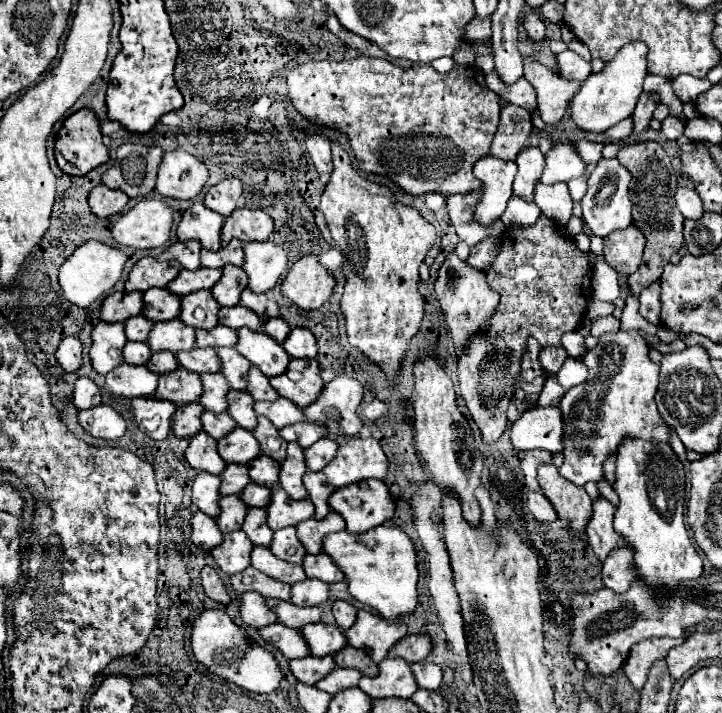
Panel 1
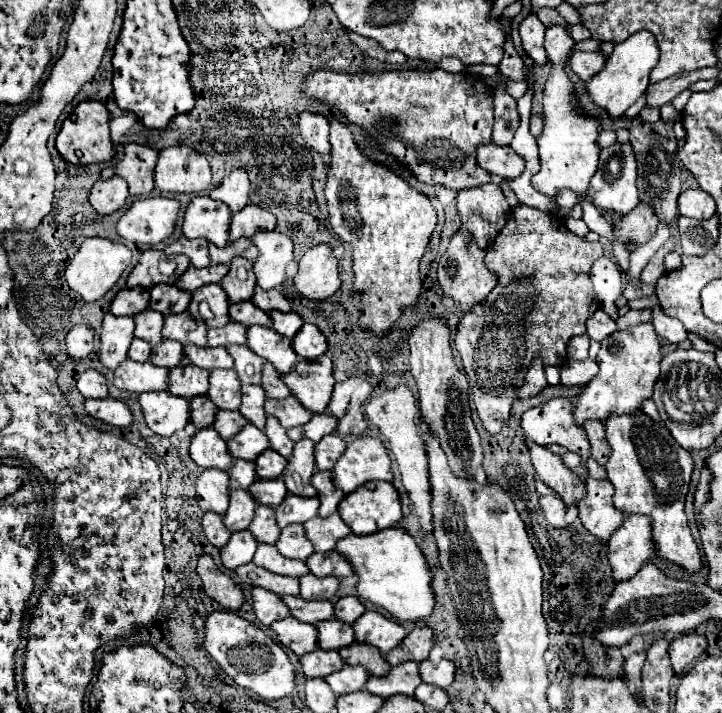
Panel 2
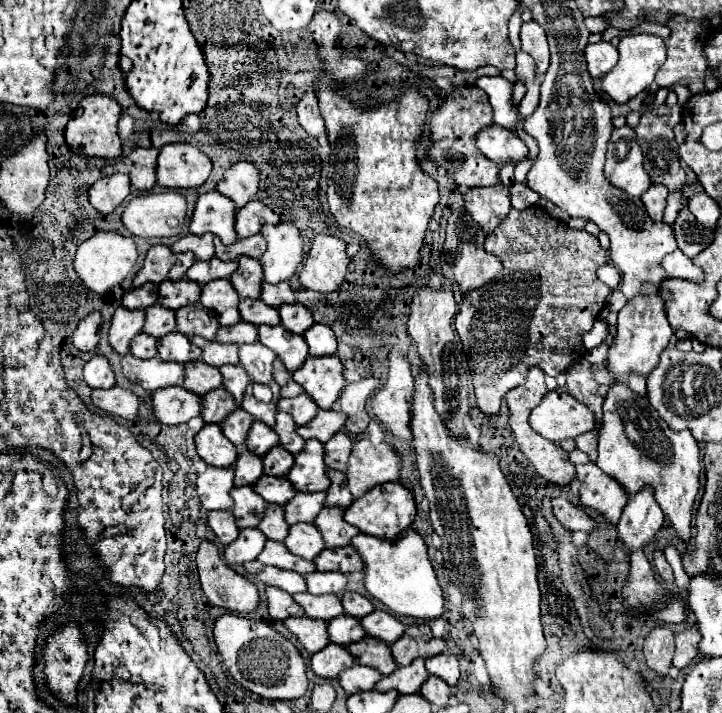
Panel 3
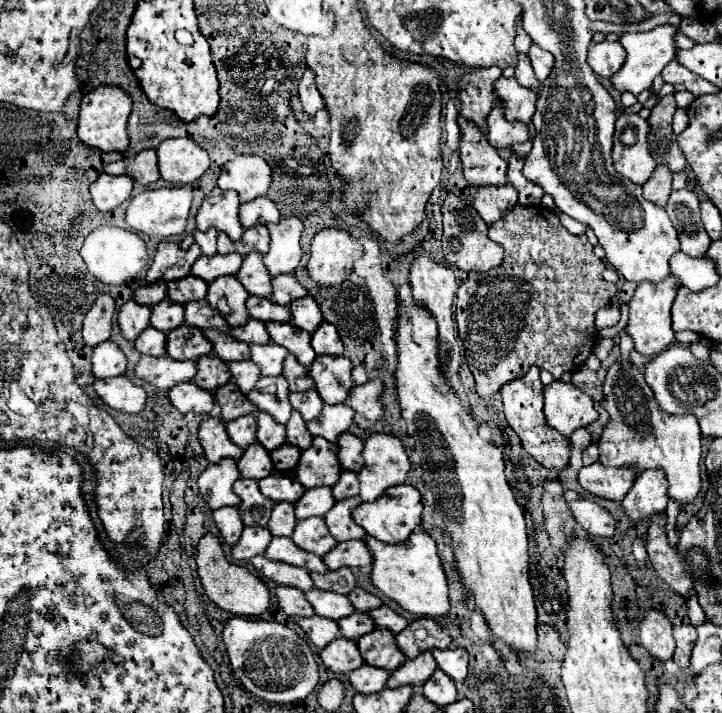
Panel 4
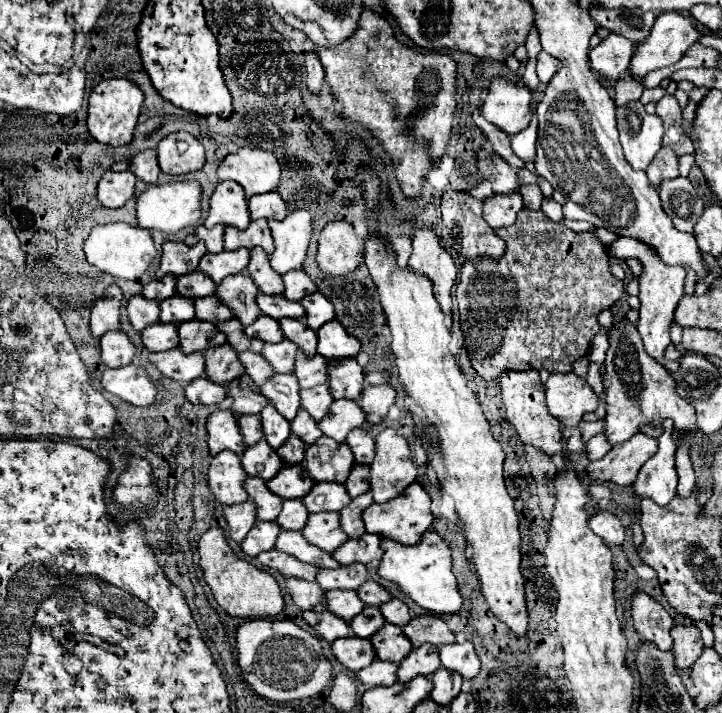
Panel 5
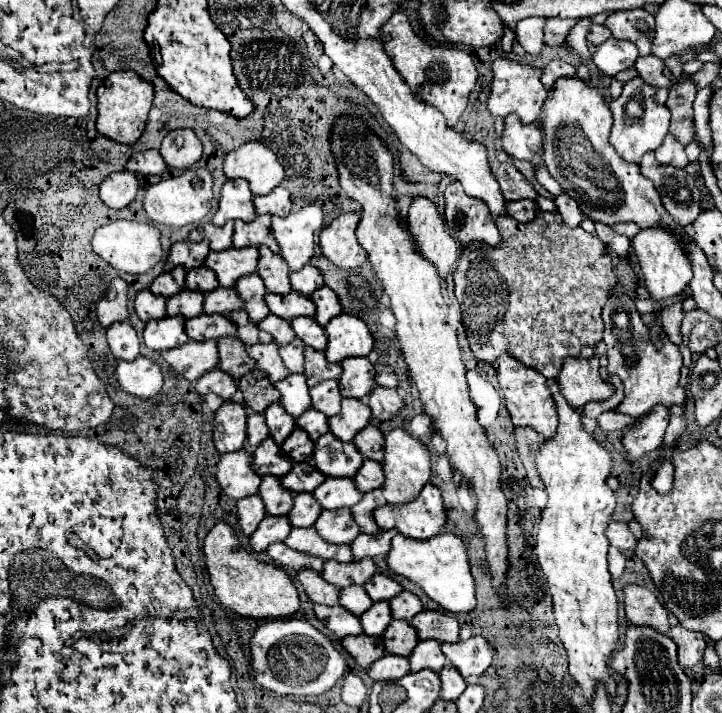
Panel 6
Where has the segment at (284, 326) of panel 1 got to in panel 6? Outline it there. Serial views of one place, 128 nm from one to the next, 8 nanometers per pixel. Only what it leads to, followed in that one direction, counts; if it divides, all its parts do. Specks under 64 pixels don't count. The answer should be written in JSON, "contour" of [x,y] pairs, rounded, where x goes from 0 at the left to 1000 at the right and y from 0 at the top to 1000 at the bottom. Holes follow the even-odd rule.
{"contour":[[[446,401],[438,410],[432,410],[429,418],[438,426],[438,443],[435,446],[438,446],[438,452],[443,457],[452,457],[463,443],[474,440],[471,421],[468,421],[468,415],[454,401]]]}

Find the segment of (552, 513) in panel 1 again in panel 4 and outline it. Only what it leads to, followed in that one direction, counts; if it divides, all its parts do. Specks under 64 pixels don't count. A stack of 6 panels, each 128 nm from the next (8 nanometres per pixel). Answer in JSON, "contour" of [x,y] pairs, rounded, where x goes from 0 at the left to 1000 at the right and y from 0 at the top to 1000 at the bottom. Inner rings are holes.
{"contour":[[[798,701],[789,707],[795,729],[817,749],[828,755],[848,755],[853,749],[853,729],[848,721],[820,701]]]}

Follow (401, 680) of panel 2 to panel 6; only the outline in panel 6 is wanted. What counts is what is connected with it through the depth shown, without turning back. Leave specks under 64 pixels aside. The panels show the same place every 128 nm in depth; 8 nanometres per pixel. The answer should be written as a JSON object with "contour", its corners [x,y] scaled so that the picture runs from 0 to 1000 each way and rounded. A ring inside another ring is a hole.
{"contour":[[[584,898],[576,903],[573,914],[568,917],[568,940],[579,942],[587,937],[596,937],[607,942],[618,931],[615,914],[609,912],[609,900],[604,898]]]}

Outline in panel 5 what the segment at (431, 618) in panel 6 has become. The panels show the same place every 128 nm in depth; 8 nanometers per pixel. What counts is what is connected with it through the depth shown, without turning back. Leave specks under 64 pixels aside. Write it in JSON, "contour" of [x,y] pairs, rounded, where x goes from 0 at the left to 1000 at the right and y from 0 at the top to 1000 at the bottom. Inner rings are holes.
{"contour":[[[584,861],[584,864],[571,867],[568,875],[560,878],[560,889],[568,895],[573,909],[579,909],[584,903],[615,906],[615,903],[632,900],[632,892],[620,881],[620,875],[601,861]]]}

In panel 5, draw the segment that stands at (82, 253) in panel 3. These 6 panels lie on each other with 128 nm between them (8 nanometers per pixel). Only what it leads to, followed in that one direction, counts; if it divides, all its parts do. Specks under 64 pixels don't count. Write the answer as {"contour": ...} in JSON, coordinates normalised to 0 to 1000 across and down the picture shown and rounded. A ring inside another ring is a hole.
{"contour":[[[161,311],[161,314],[133,317],[125,325],[122,337],[116,339],[116,356],[119,356],[122,367],[130,370],[141,381],[150,381],[150,384],[155,384],[161,390],[172,390],[172,393],[191,393],[205,379],[205,373],[213,367],[219,353],[213,348],[213,337],[205,323],[180,317],[175,311]]]}

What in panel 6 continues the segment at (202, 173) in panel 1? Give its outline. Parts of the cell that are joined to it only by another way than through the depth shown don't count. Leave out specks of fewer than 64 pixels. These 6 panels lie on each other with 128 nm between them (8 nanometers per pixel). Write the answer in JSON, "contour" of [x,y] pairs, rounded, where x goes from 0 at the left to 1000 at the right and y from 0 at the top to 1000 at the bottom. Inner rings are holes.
{"contour":[[[263,180],[238,182],[222,205],[222,216],[233,233],[241,236],[260,236],[271,230],[280,219],[280,199]],[[244,194],[252,194],[252,205],[244,202]]]}

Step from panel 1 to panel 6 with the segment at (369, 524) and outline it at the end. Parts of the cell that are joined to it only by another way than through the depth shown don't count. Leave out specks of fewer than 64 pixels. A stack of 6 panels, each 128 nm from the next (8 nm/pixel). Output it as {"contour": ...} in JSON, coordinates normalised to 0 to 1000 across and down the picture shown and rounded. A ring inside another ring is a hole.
{"contour":[[[590,679],[582,696],[565,707],[535,707],[518,715],[518,729],[529,743],[548,741],[560,752],[593,757],[612,746],[620,718],[612,693],[601,679]]]}

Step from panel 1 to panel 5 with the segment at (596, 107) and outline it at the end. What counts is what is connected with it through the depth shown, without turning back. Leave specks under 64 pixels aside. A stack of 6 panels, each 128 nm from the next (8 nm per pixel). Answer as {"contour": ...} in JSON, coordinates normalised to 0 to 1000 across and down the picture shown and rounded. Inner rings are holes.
{"contour":[[[917,17],[909,22],[909,31],[903,36],[903,45],[900,50],[889,59],[889,65],[881,67],[878,73],[878,81],[873,87],[873,101],[878,104],[881,112],[889,112],[892,104],[903,101],[903,98],[911,98],[911,95],[920,95],[920,93],[934,93],[942,79],[947,79],[947,73],[964,62],[975,48],[964,42],[961,36],[961,25],[958,22],[945,22],[939,17]]]}

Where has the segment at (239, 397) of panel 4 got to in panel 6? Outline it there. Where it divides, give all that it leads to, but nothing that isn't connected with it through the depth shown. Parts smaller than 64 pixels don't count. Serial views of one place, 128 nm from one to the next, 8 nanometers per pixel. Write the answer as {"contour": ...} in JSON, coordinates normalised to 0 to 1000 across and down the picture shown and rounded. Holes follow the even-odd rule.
{"contour":[[[357,516],[335,527],[330,544],[338,550],[338,567],[355,578],[366,578],[371,567],[388,561],[388,550],[382,550],[380,539]]]}

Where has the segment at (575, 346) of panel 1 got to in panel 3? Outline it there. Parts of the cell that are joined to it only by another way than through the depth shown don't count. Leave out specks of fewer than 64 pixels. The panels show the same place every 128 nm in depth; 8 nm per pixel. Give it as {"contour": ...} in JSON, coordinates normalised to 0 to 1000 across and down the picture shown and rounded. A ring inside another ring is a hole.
{"contour":[[[825,449],[820,463],[809,468],[809,488],[820,491],[820,488],[831,485],[839,477],[839,471],[842,471],[842,454],[837,454],[834,449]]]}

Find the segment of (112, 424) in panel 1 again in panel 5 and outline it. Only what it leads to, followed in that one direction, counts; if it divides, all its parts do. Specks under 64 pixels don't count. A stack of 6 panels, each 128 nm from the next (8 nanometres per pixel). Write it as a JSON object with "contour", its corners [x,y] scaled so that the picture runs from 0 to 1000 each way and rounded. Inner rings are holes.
{"contour":[[[194,511],[147,519],[141,525],[141,541],[186,569],[208,569],[216,558],[216,539]]]}

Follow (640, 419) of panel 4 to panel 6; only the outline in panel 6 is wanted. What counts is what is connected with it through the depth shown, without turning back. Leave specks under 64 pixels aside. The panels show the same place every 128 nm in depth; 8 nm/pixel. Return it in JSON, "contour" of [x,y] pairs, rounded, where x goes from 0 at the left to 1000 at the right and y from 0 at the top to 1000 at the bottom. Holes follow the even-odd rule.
{"contour":[[[850,407],[842,415],[839,429],[834,435],[834,446],[839,457],[834,477],[842,485],[839,494],[842,525],[856,525],[864,536],[864,561],[853,572],[853,578],[889,583],[906,567],[920,567],[922,572],[928,572],[931,567],[947,569],[950,553],[947,544],[939,541],[945,516],[945,499],[939,482],[928,480],[925,468],[917,463],[914,477],[920,477],[920,482],[917,488],[909,488],[909,482],[898,477],[898,457],[889,452],[889,440],[881,435],[881,421],[861,407]]]}

